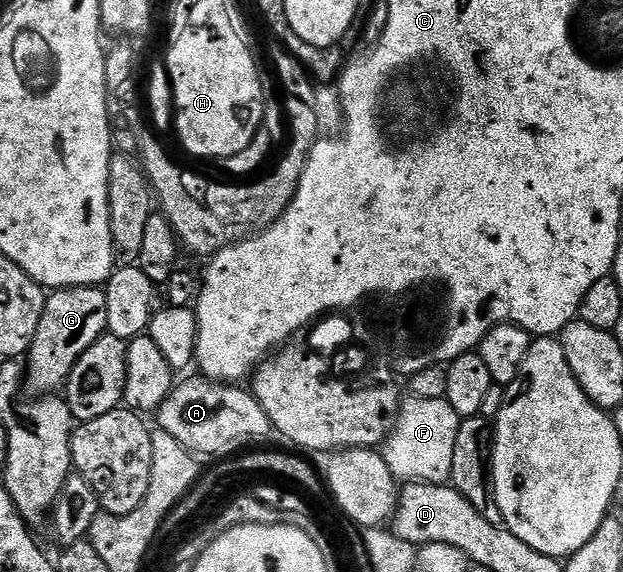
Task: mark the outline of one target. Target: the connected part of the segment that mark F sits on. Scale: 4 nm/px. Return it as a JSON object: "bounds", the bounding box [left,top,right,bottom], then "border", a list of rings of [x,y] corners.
{"bounds":[380,398,463,484],"border":[[[444,398],[403,399],[398,409],[398,418],[394,421],[394,429],[380,448],[382,458],[395,480],[412,484],[447,483],[452,468],[452,450],[456,450],[456,434],[462,421],[463,417],[458,416]]]}

